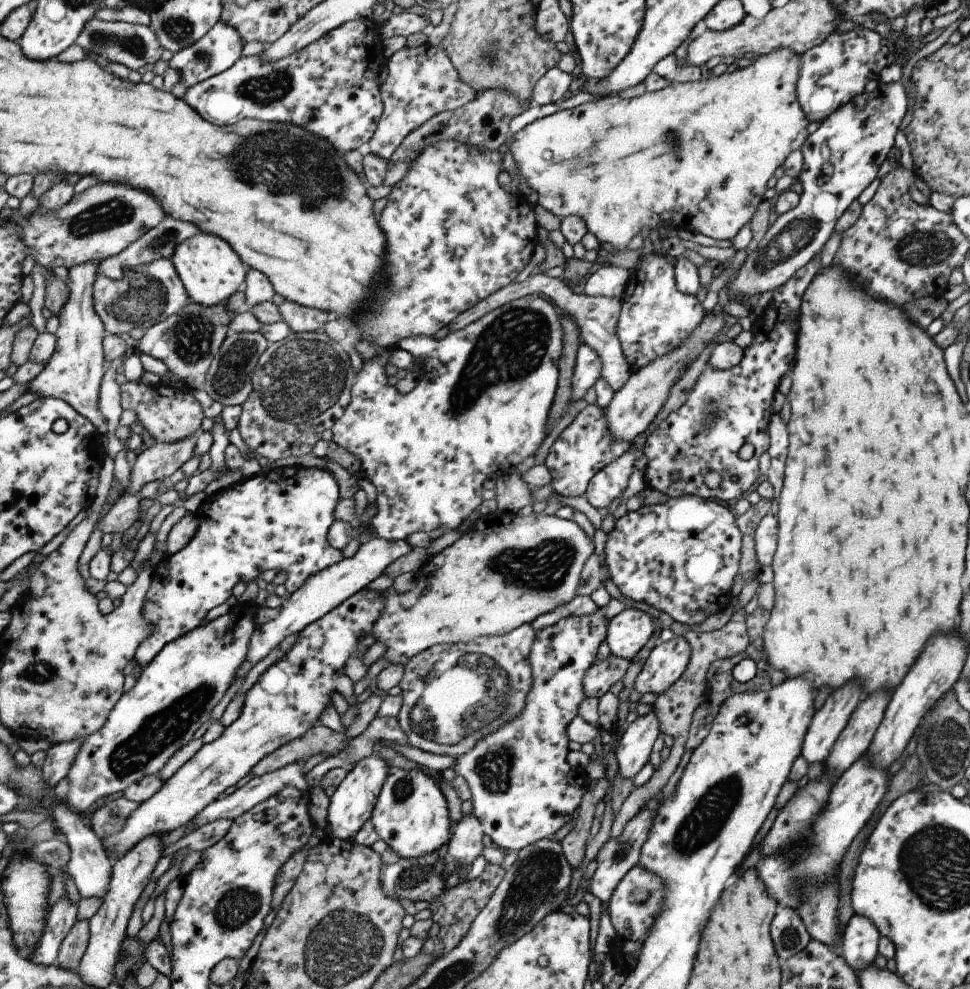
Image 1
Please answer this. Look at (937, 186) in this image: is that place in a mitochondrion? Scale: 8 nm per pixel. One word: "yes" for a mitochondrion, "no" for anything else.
no

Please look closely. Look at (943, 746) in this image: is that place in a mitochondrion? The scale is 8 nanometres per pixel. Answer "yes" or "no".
yes

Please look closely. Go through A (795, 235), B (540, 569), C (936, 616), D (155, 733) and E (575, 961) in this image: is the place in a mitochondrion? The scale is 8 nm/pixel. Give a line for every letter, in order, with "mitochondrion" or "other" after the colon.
A: mitochondrion
B: mitochondrion
C: other
D: mitochondrion
E: other

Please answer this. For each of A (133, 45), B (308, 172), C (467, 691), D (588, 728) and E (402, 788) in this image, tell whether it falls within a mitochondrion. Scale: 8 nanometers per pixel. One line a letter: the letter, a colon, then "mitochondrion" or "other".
A: mitochondrion
B: mitochondrion
C: mitochondrion
D: other
E: mitochondrion

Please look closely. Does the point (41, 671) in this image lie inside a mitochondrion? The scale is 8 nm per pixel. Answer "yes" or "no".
yes

